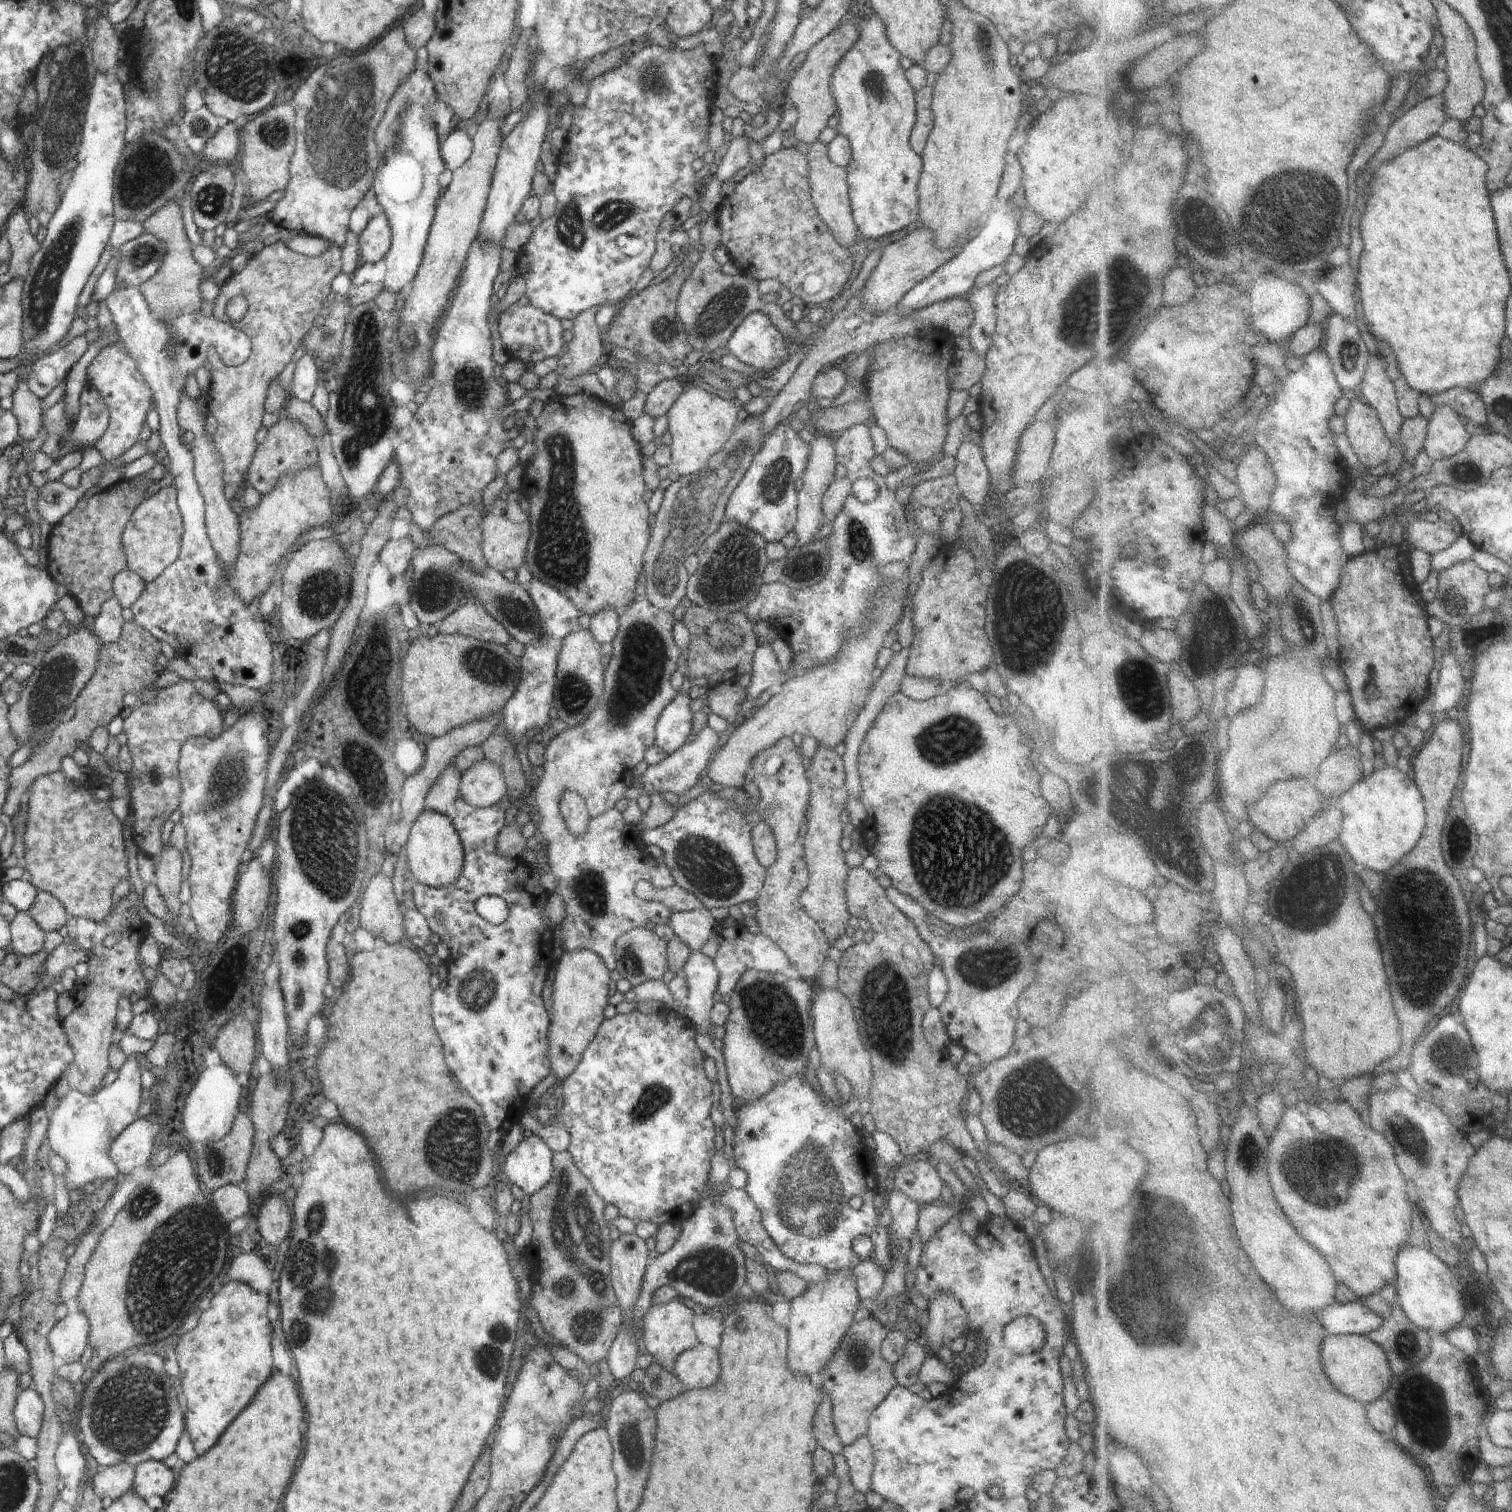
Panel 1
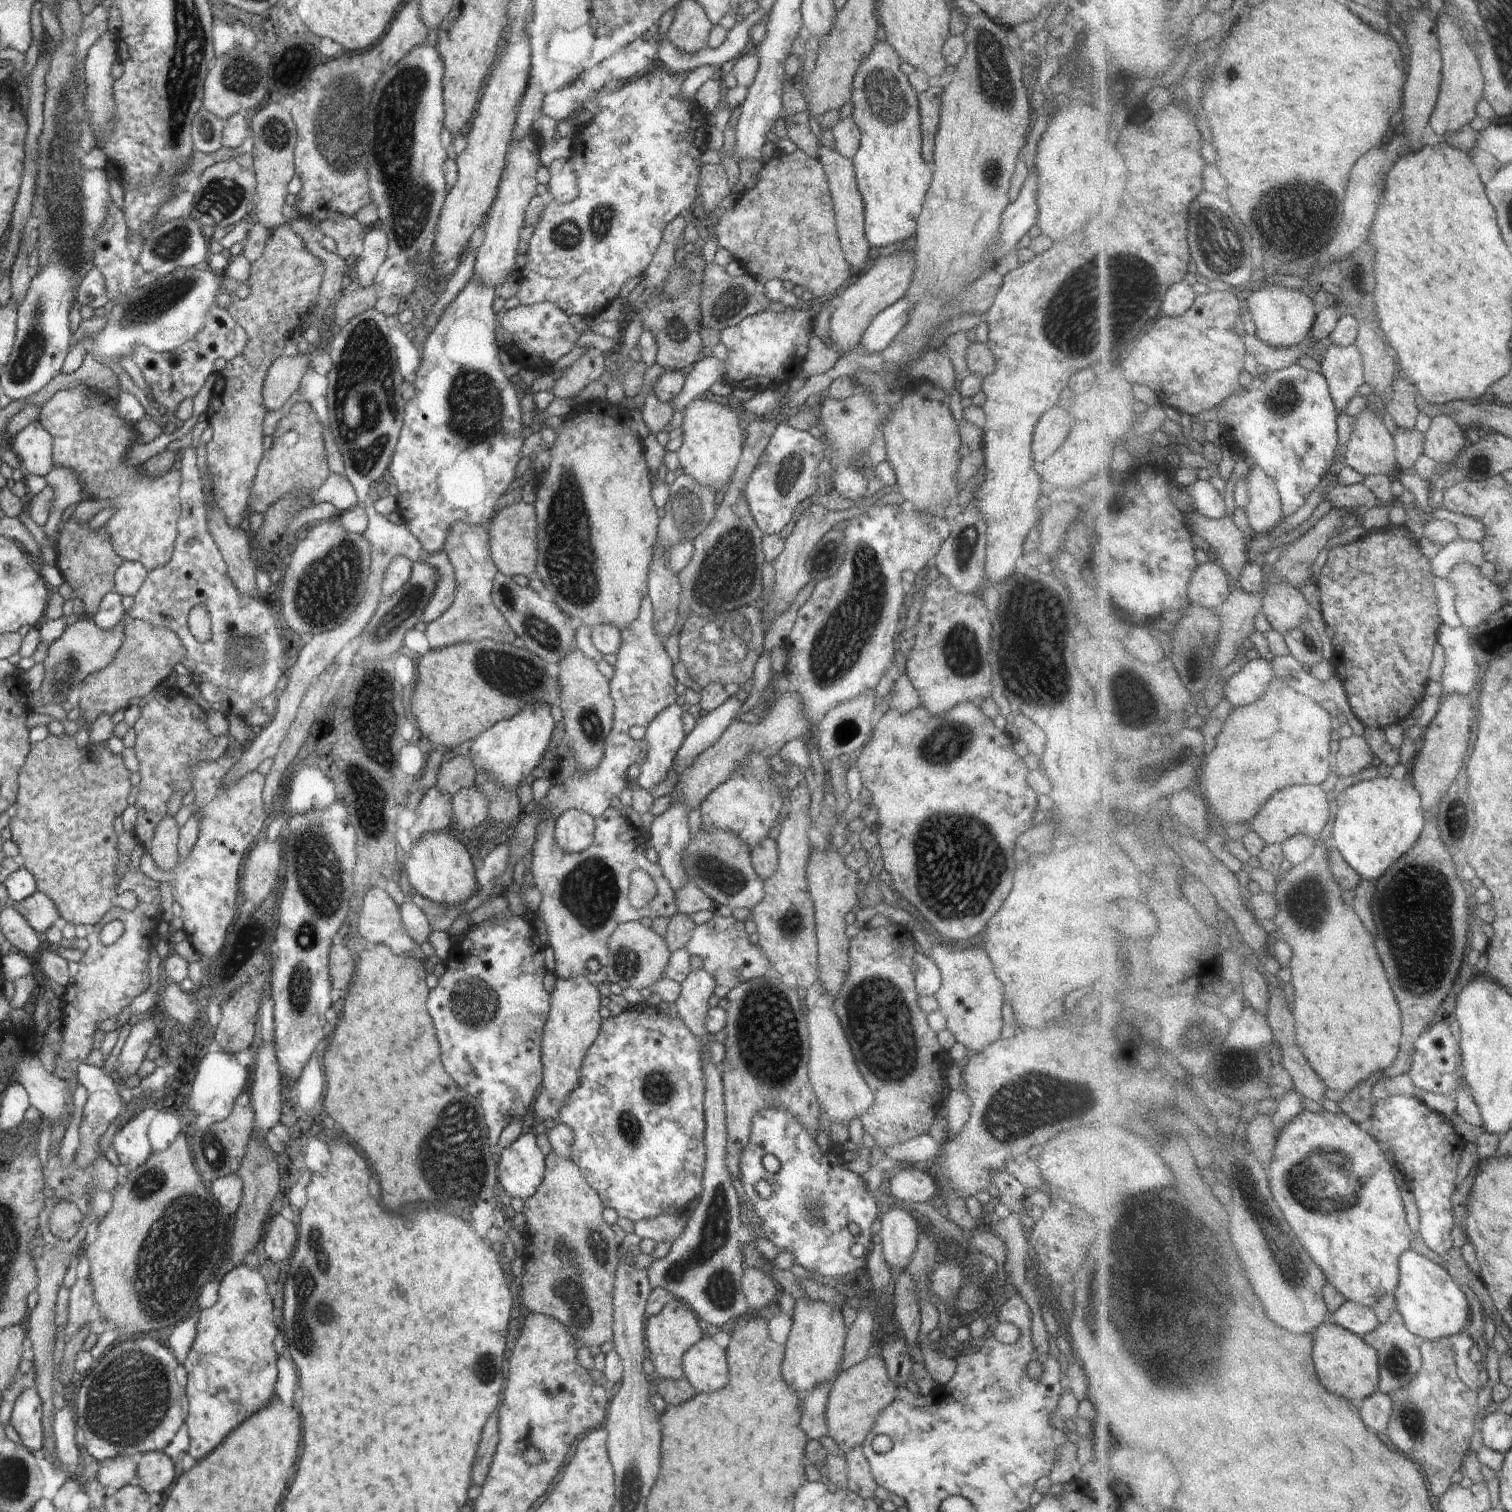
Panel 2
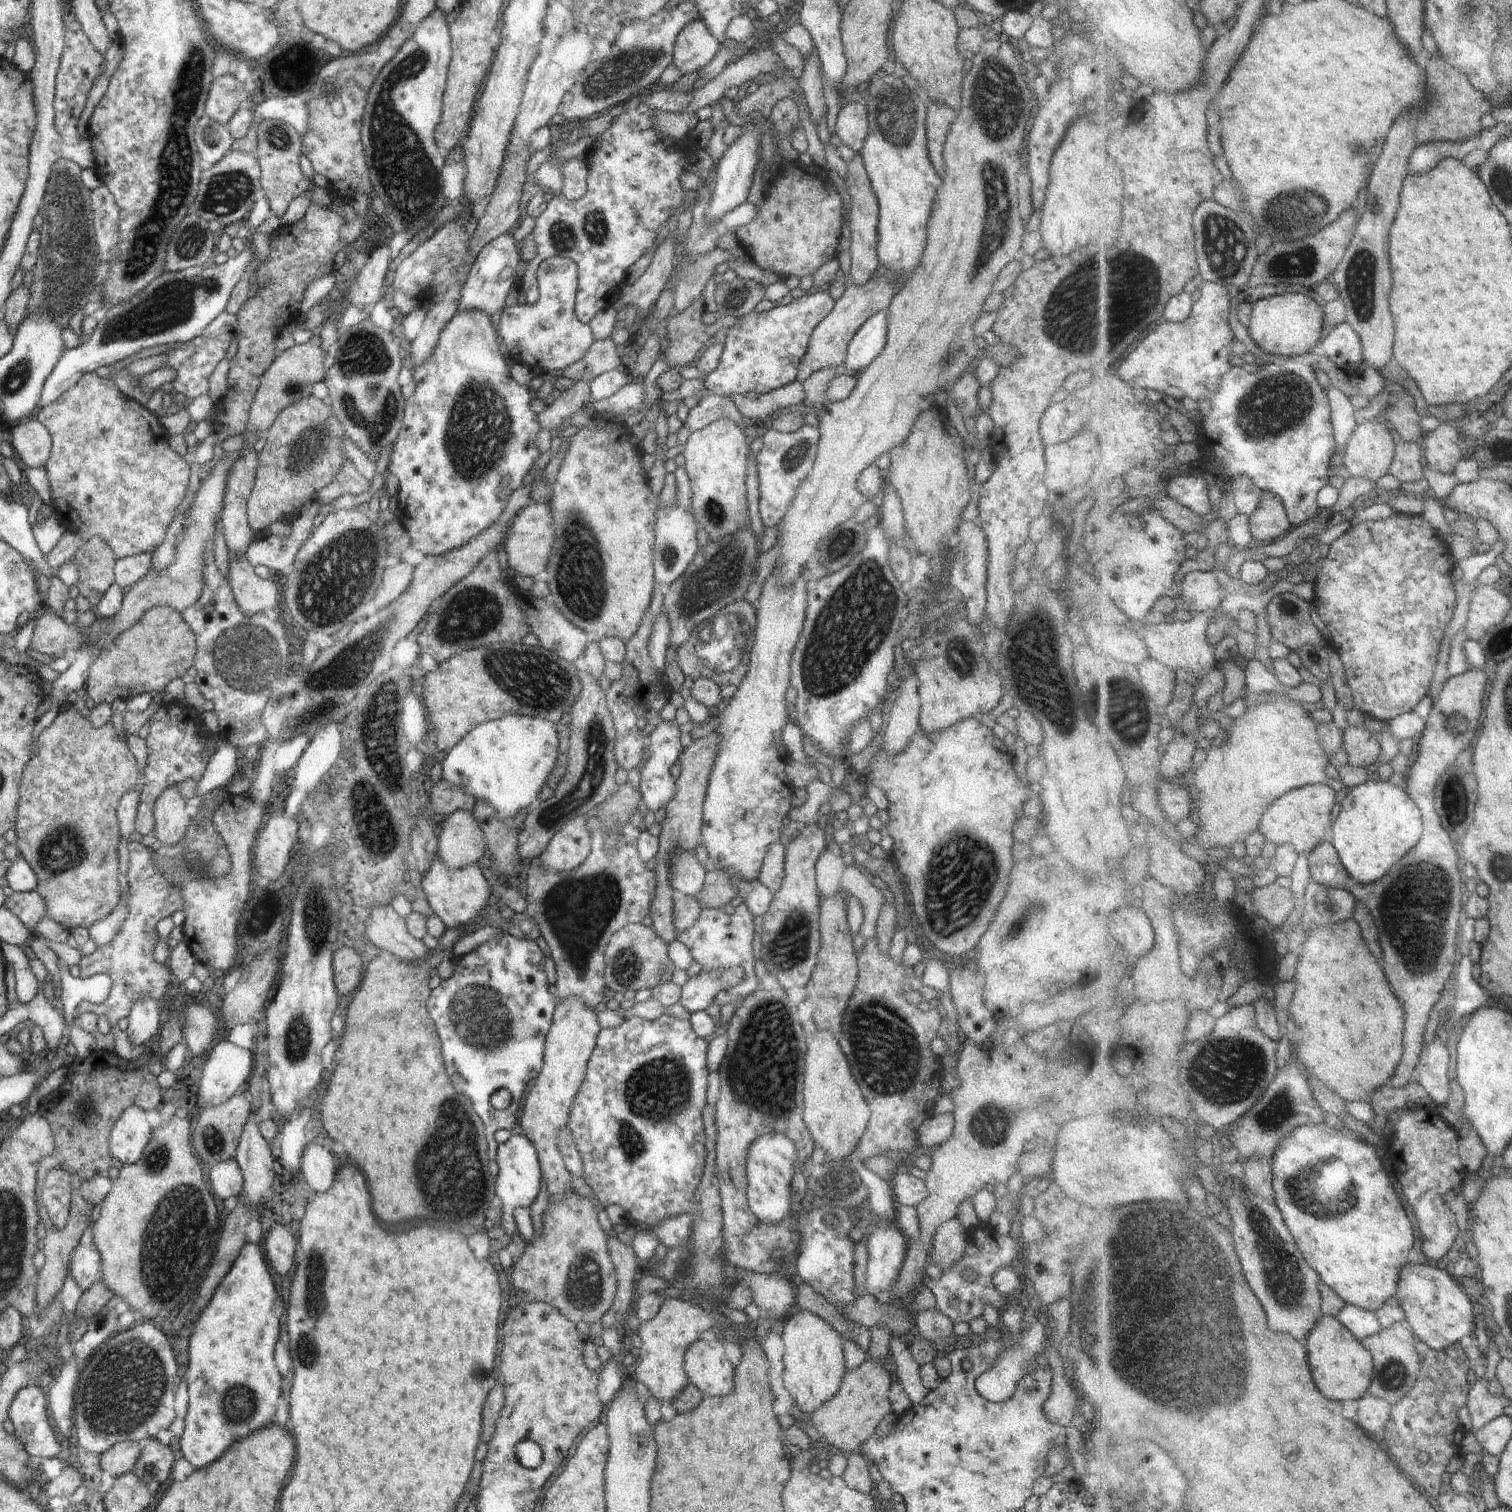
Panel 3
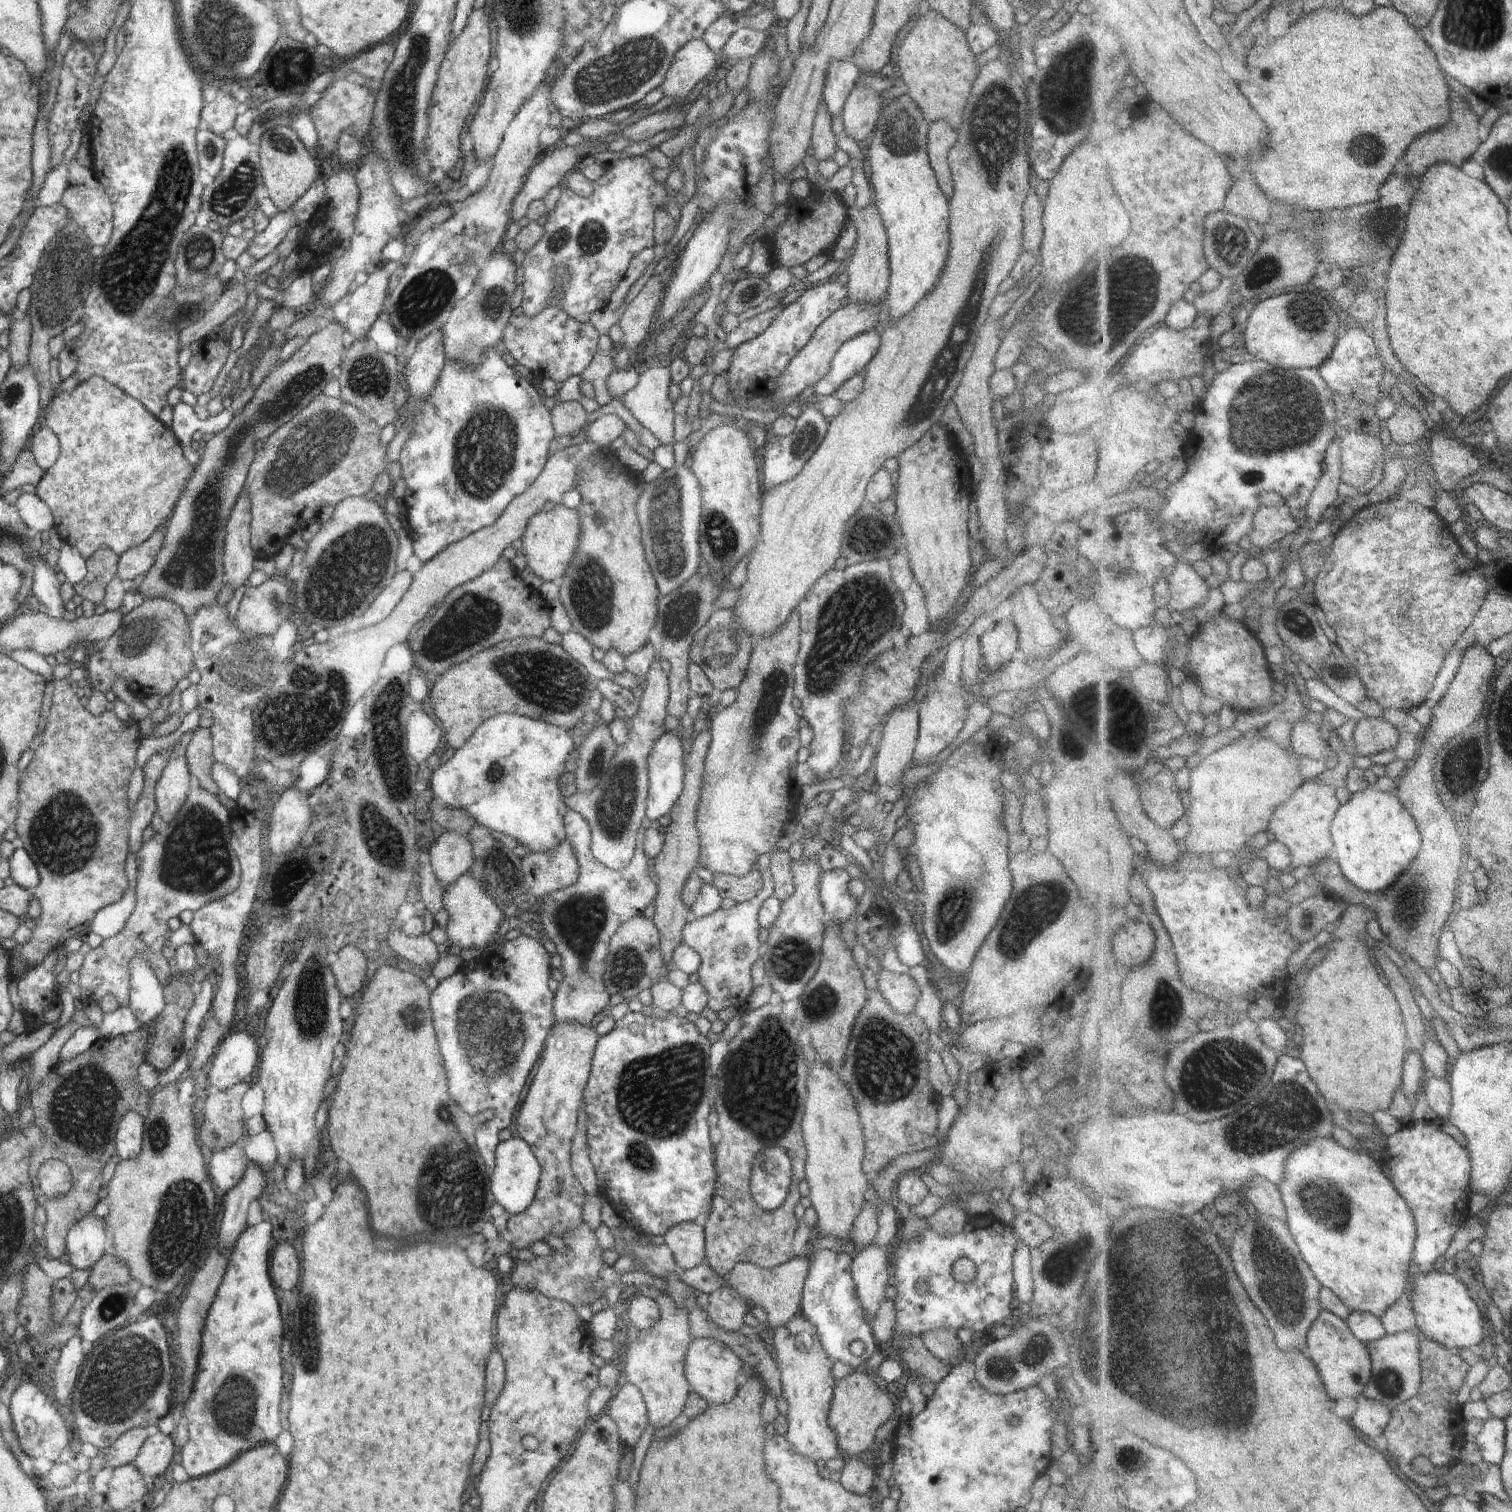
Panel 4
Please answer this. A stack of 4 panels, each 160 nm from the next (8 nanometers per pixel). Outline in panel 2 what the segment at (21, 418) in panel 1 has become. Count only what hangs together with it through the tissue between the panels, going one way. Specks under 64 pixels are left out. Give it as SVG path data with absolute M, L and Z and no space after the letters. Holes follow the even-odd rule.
M38 420L17 432L13 441L23 474L46 476L53 469L53 438Z

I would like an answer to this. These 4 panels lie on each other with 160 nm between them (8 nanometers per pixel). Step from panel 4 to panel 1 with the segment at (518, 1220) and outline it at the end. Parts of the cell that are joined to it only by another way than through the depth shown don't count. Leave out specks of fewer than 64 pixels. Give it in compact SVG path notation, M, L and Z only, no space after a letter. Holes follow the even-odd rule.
M578 949L564 951L555 962L553 981L554 1015L548 1029L549 1067L558 1080L564 1080L576 1070L585 1048L594 1040L602 1021L604 1008L609 1004L610 971L595 952Z

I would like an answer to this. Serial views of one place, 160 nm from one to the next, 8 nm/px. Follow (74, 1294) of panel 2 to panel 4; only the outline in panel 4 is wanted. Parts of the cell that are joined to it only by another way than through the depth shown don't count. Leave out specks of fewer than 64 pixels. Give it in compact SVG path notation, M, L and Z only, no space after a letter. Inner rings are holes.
M86 1214L85 1218L74 1222L66 1234L65 1258L77 1270L95 1267L98 1260L112 1249L112 1239L106 1231L104 1217Z

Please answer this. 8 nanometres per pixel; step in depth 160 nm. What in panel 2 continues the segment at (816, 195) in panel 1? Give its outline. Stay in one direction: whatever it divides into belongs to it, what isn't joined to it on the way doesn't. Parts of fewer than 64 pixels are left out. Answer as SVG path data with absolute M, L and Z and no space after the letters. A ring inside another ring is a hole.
M819 146L816 156L823 166L828 179L830 196L833 202L837 235L843 250L844 258L851 264L854 271L861 270L868 258L871 244L867 241L865 233L864 203L862 195L857 189L853 159L844 158L834 149Z

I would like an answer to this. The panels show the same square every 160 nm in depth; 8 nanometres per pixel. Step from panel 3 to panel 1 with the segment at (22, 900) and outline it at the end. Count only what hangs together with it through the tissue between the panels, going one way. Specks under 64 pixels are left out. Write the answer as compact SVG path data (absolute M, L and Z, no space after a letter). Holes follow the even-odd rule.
M37 891L37 895L28 916L44 931L64 931L68 918L64 906L54 896L44 891Z

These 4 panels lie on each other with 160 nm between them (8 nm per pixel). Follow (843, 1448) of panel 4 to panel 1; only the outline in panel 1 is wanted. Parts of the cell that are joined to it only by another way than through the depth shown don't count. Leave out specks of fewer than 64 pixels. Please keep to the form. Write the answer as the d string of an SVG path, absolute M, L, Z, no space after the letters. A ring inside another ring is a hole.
M872 1316L854 1321L843 1336L842 1344L836 1347L832 1360L823 1366L822 1388L830 1397L835 1431L843 1446L852 1444L857 1438L867 1435L869 1418L888 1393L898 1386L891 1364L882 1356L881 1342L888 1334Z

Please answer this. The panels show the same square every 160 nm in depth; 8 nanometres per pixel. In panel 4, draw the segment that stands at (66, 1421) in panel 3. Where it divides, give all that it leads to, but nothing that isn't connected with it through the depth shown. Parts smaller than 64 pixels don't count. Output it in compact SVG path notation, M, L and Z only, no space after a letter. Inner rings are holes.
M77 1335L70 1338L61 1349L58 1366L56 1366L56 1378L54 1378L56 1380L54 1396L56 1396L57 1405L61 1410L70 1404L70 1394L72 1394L74 1382L80 1374L82 1364L84 1364L83 1342L84 1340Z

